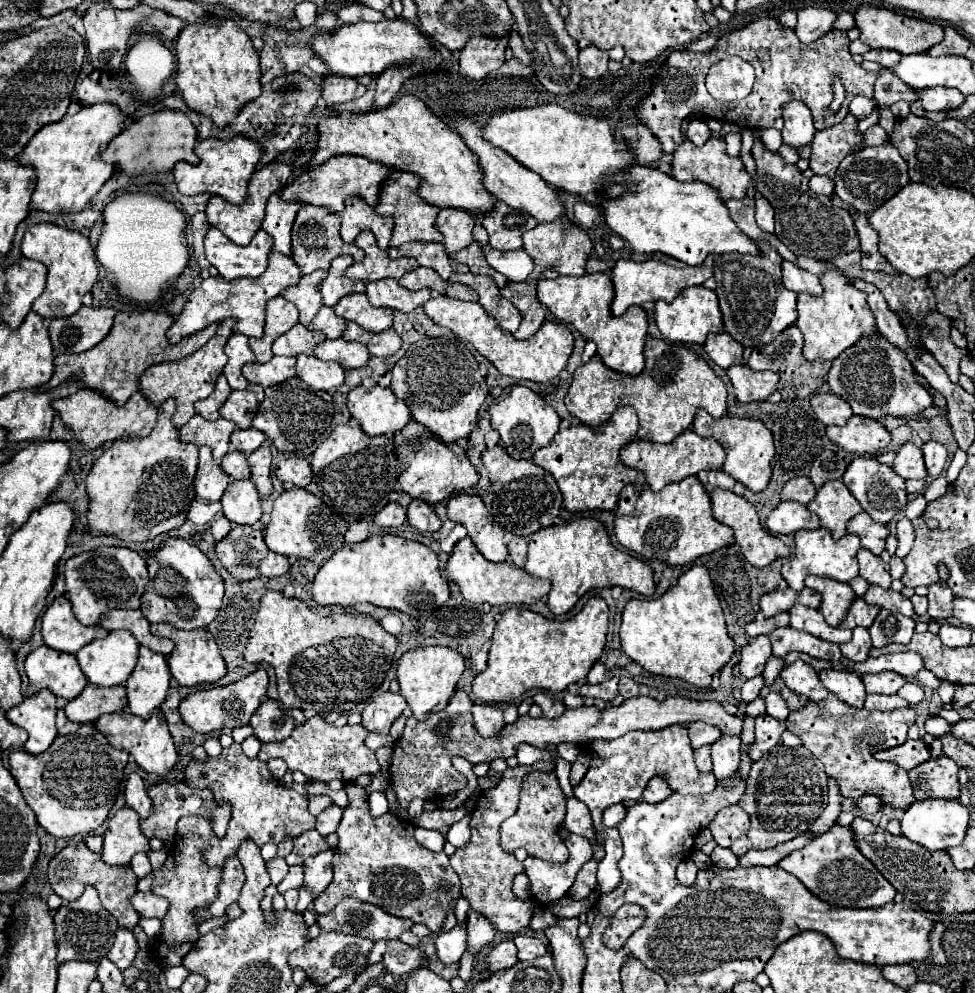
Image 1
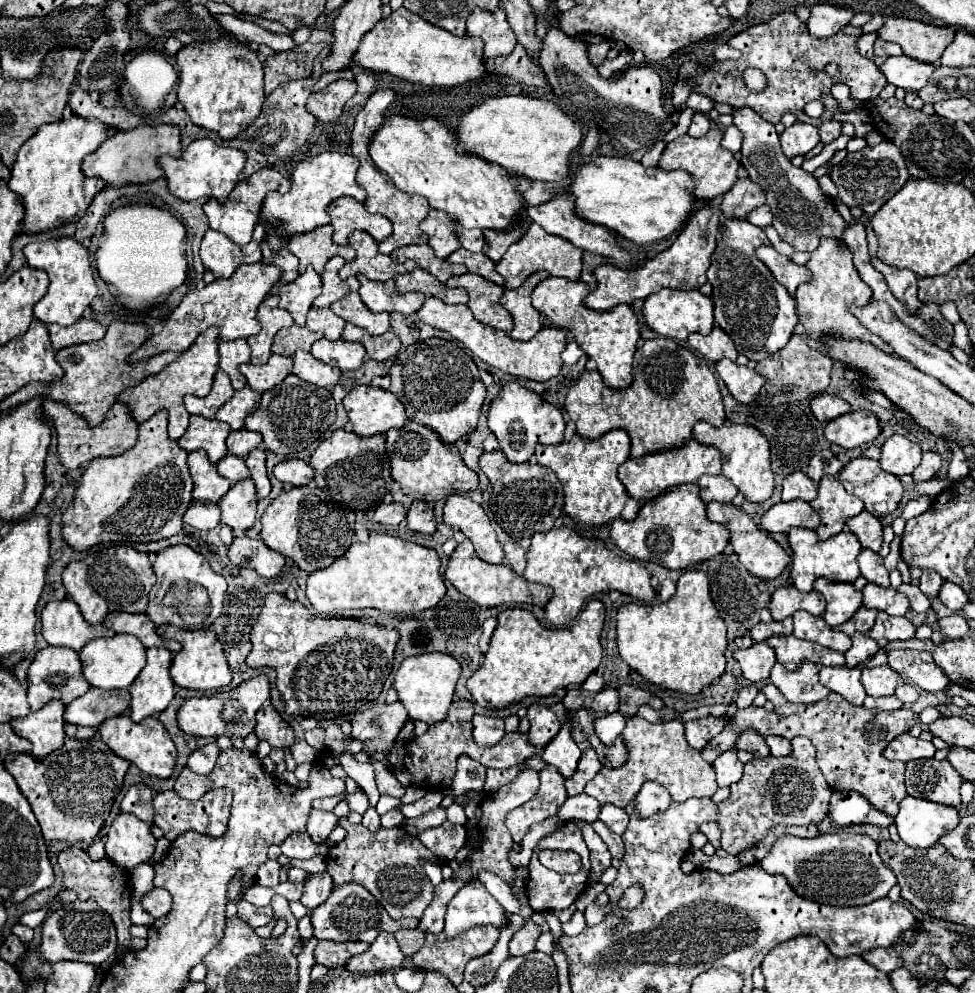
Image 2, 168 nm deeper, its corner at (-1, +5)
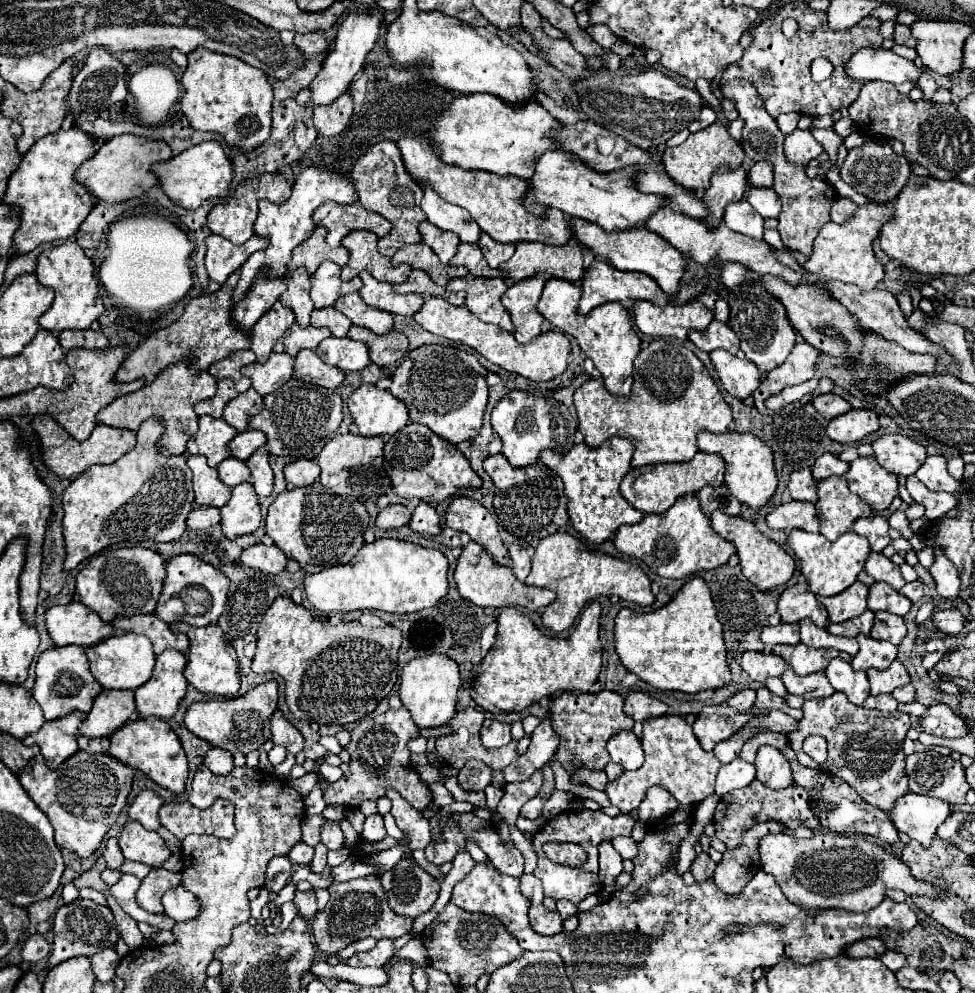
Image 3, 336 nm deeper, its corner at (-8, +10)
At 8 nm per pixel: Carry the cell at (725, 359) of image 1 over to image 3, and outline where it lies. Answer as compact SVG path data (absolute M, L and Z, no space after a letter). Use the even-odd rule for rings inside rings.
M716 319L706 327L706 331L690 331L688 339L706 353L714 349L726 349L730 353L736 353L740 349L738 335L726 323L720 323Z

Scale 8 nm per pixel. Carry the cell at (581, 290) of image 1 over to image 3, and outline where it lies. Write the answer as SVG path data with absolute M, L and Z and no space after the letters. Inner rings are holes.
M548 279L542 291L542 297L536 305L536 311L548 319L556 329L566 335L572 335L586 357L592 359L594 367L600 371L604 385L612 395L628 395L632 387L632 363L640 353L640 339L632 327L628 311L620 303L604 303L592 309L588 315L578 315L580 287L560 279Z

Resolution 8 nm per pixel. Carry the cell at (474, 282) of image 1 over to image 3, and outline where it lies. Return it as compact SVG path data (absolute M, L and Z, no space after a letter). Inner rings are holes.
M458 277L446 285L446 291L464 291L466 293L466 309L474 313L480 321L498 325L510 333L514 333L514 325L508 317L508 311L500 303L502 293L508 287L500 277L484 279L484 277Z

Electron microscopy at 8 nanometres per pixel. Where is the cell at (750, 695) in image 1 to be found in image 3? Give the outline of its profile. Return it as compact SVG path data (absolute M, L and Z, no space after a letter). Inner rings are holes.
M744 689L744 691L738 691L736 695L732 695L732 697L728 699L728 705L734 707L736 711L744 713L744 711L748 711L748 709L754 705L754 697L756 697L756 691Z

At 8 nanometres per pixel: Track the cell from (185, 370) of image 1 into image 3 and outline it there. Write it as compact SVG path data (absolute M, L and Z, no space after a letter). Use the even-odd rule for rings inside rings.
M176 363L168 369L164 369L164 373L160 373L152 385L146 385L132 395L118 397L112 405L100 409L96 415L96 423L108 425L108 427L118 427L118 429L138 429L138 425L142 421L156 417L156 419L164 421L164 427L166 427L164 435L156 443L158 451L166 457L182 455L186 451L188 439L198 431L198 417L194 413L194 405L198 401L210 399L214 395L214 391L216 391L216 379L208 371L194 377L184 363Z

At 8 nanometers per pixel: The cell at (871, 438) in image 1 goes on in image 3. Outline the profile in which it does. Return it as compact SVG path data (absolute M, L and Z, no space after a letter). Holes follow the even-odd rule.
M852 409L844 415L834 417L828 427L826 435L836 443L856 443L866 435L878 431L878 415L872 409Z

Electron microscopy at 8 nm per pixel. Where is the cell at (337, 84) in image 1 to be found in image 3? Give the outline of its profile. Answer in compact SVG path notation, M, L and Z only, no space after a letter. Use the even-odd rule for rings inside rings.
M344 93L332 105L314 109L314 127L318 135L334 137L342 133L352 117L352 95Z

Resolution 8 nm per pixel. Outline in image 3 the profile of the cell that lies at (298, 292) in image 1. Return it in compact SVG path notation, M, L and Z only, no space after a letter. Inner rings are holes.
M296 269L286 275L288 289L280 295L280 303L294 311L296 323L300 327L310 325L310 313L314 311L314 303L310 299L310 275L304 269Z

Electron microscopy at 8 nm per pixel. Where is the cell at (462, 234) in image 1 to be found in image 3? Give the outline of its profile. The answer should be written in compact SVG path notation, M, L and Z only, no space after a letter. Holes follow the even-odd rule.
M422 221L420 223L420 235L422 241L438 255L438 259L448 265L448 261L454 257L456 247L460 243L460 237L456 237L456 233L450 231L442 231L436 225L432 225L430 221Z

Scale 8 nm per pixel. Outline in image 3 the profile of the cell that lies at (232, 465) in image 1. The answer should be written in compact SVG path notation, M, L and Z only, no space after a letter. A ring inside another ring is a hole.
M228 457L224 463L218 465L218 475L220 475L220 481L228 487L236 487L244 481L250 481L250 473L248 473L246 463L240 463L234 457Z

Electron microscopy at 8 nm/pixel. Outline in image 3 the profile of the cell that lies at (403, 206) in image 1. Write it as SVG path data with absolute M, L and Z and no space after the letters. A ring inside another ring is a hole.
M384 141L380 145L374 145L366 155L362 155L354 163L350 177L352 177L354 189L358 193L358 203L368 211L380 213L382 217L386 217L392 223L392 233L388 233L384 239L378 241L378 251L384 257L392 257L406 243L420 243L418 223L426 219L424 211L420 209L422 189L404 169L402 153L394 143Z

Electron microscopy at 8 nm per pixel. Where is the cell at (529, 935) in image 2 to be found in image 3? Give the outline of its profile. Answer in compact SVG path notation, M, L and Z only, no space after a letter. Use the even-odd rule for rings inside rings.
M534 905L534 907L530 907L530 921L532 921L532 927L534 927L540 935L560 933L560 931L562 931L562 923L564 923L564 919L560 917L560 913L548 911L544 905Z

